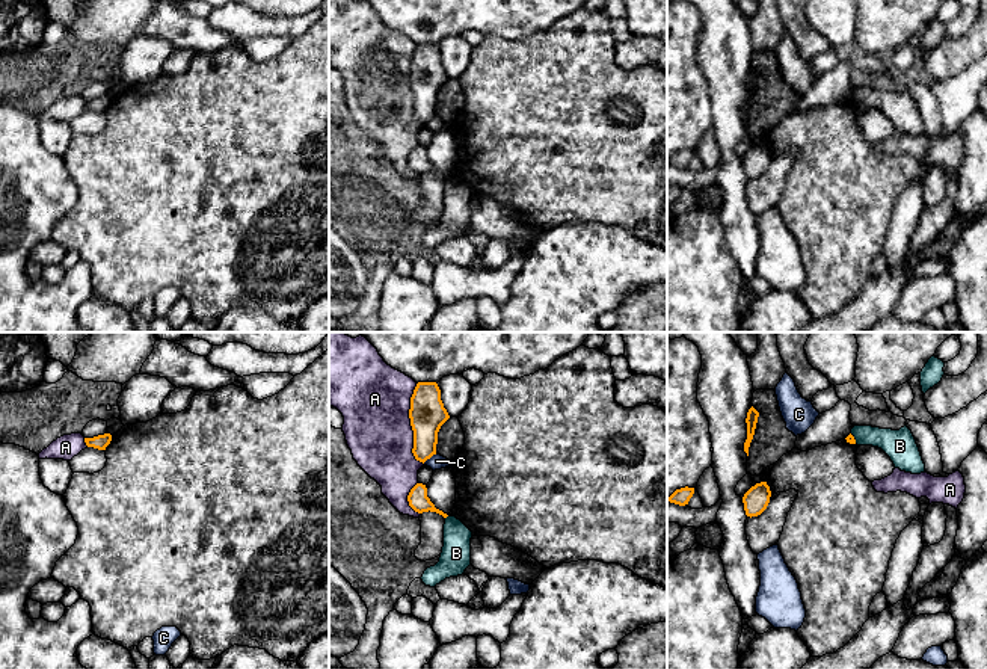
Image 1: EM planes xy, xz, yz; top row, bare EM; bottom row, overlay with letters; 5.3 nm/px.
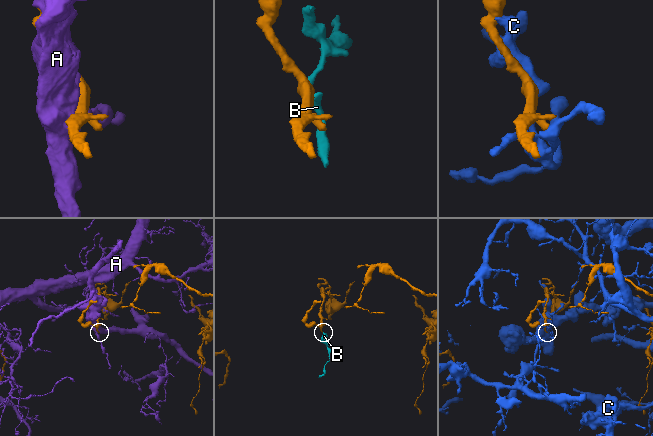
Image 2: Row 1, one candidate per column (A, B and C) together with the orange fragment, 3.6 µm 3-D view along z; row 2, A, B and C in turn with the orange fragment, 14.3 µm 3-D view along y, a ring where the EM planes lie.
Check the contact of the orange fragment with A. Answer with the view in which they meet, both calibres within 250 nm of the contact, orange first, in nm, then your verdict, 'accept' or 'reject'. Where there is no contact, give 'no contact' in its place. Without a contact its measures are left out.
meets orange in xz; 190 nm thick on the orange side, 380 nm on the other; reject

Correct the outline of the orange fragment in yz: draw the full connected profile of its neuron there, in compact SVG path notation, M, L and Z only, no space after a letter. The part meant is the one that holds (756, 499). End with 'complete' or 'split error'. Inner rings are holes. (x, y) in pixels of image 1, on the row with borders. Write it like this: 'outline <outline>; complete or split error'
outline M767 482L756 483L743 497L747 516L761 515L770 503L771 491Z; complete

